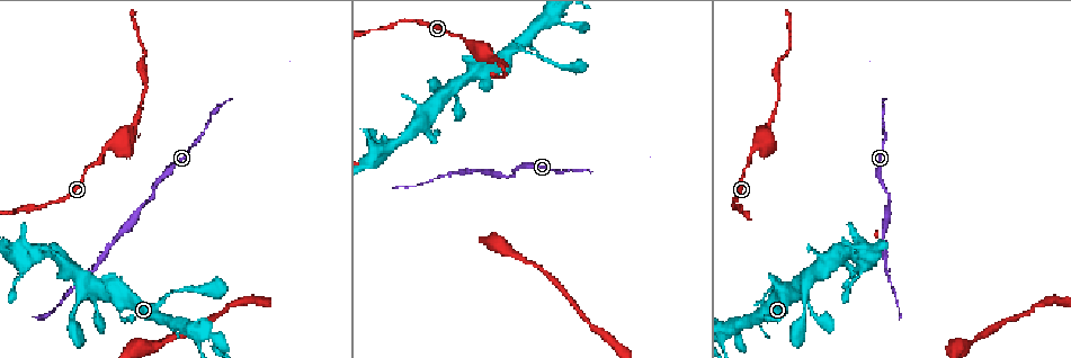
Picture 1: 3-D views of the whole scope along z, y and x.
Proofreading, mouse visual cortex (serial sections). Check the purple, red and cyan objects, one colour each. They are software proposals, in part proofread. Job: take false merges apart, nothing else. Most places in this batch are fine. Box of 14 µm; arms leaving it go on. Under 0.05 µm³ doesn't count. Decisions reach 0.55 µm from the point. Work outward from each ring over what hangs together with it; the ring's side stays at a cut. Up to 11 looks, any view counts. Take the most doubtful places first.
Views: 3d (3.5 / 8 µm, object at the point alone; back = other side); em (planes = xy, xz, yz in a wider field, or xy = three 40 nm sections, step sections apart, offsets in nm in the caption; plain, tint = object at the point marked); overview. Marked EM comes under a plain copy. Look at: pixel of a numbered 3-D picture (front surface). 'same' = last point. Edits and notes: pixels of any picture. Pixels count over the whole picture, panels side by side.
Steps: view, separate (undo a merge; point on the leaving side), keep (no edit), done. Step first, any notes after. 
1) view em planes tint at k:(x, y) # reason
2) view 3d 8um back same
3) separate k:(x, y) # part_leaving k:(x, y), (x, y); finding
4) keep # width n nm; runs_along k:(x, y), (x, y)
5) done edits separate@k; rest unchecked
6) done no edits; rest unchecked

view 3d 8um at 1:(494, 54)

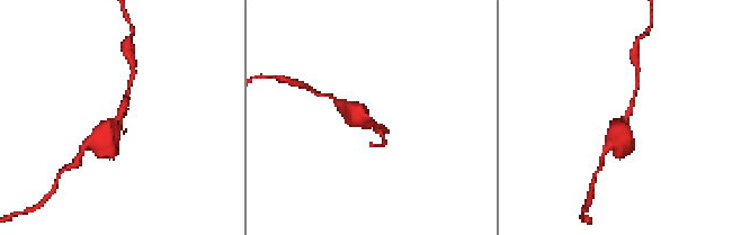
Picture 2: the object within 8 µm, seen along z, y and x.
view 3d 3.5um at 2:(370, 117)

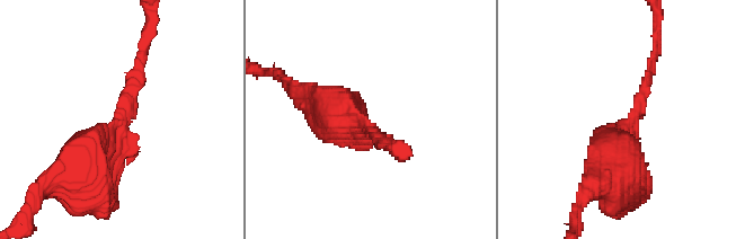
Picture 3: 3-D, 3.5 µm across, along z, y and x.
view em planes tint at 3:(365, 122) # now the EM

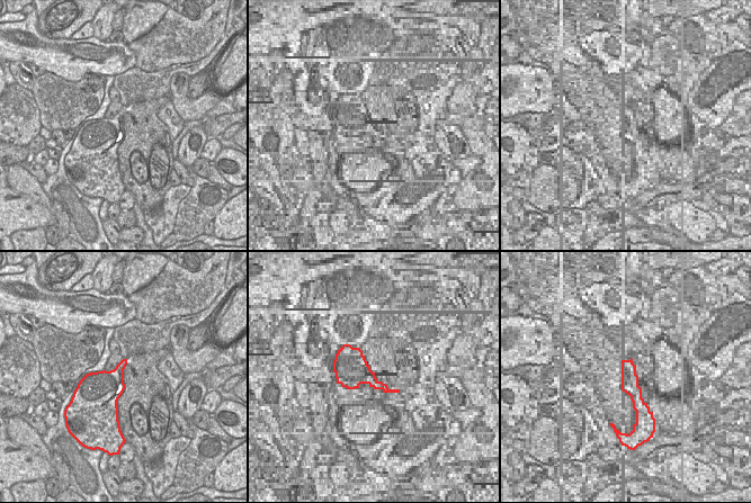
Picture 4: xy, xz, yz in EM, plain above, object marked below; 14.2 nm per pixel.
keep # arm_widths 150, 600 nm; runs_along 3:(64, 180), (120, 118), (141, 63); one cell here

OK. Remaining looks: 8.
view 3d 3.5um at 1:(731, 331) # a narrow waist

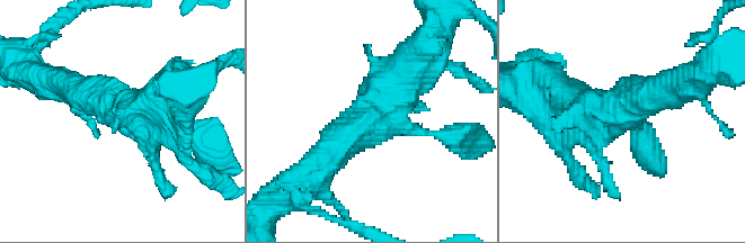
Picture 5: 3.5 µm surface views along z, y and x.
view em xy step 2 tint at 5:(392, 118)

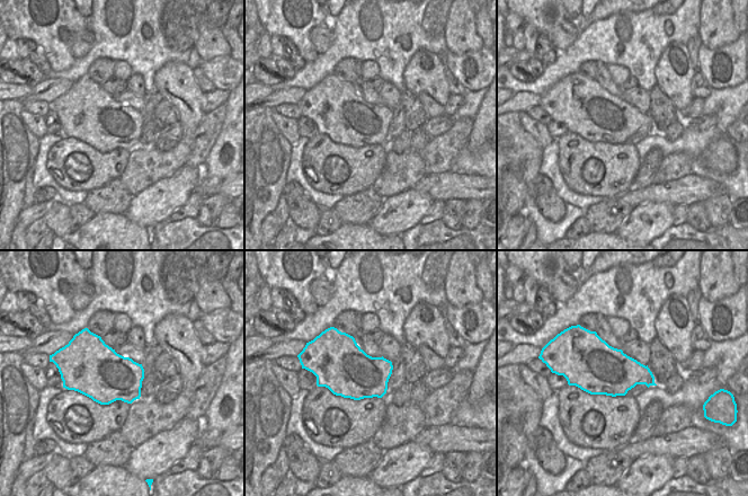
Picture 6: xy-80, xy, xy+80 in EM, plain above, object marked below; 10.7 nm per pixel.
keep # runs_along 5:(333, 150), (391, 118), (416, 72); one cell here

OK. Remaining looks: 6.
view 3d 3.5um at 1:(456, 171)

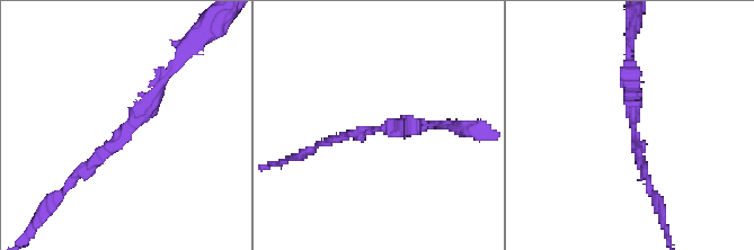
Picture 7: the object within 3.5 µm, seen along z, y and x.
view em planes tint at 7:(118, 131)

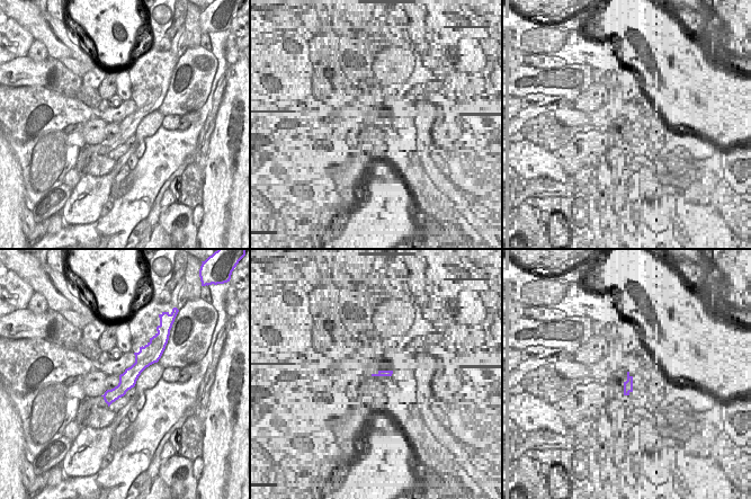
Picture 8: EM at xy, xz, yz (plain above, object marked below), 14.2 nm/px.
view em xy step 5 tint same

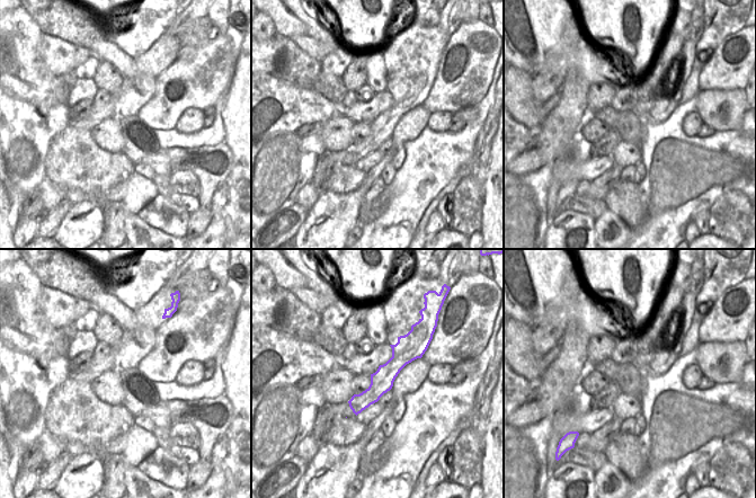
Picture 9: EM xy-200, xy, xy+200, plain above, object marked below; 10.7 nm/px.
keep # all the same cell

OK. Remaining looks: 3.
view 3d 8um back at 1:(803, 289) # small branch off a trunk

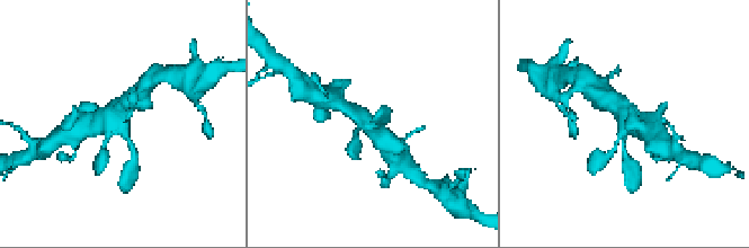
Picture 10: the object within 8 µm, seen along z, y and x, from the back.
view 3d 3.5um at 10:(622, 118) # closer look

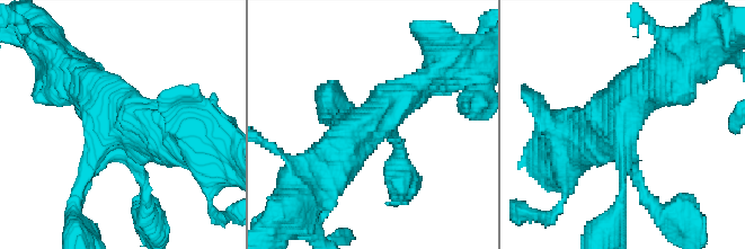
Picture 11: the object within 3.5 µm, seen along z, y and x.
view em xy step 5 tint at 11:(619, 130) # arms 4; arm_widths 200, 200, 400, 600 nm; now the EM

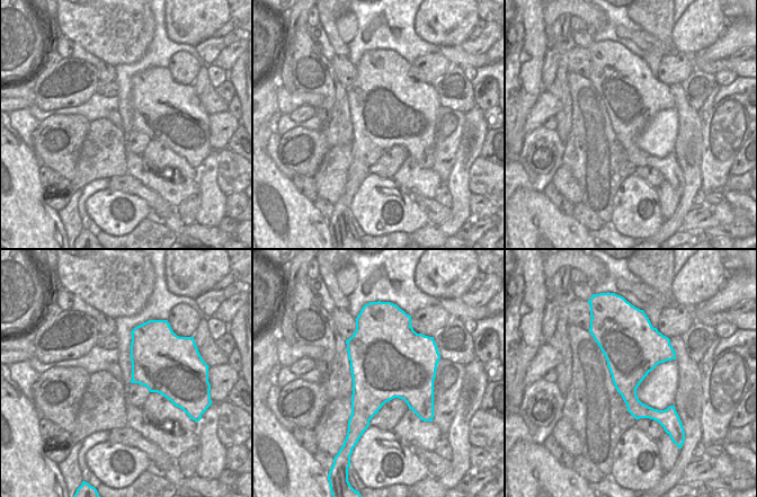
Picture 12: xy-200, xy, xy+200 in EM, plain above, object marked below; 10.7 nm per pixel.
keep # runs_along 11:(436, 77), (371, 119), (329, 162); continuous, no second cell

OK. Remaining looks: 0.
done no edits; rest unchecked

